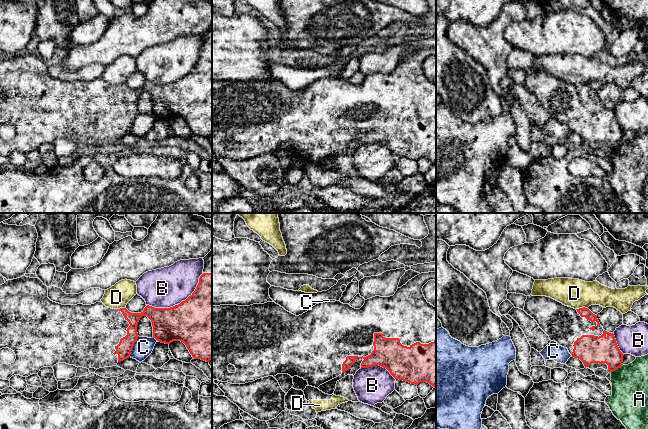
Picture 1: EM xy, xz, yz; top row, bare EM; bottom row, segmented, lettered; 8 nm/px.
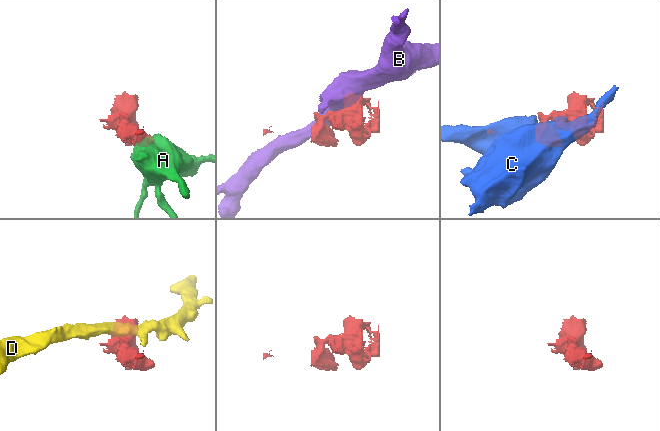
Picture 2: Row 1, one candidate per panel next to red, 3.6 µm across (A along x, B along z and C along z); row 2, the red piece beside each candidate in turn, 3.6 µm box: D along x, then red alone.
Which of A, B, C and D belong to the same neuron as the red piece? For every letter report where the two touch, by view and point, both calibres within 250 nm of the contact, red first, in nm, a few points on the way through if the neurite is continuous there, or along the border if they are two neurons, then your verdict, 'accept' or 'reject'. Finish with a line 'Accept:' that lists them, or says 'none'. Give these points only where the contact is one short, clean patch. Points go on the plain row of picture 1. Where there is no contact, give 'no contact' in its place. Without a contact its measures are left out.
A: meets red in yz at (616, 145); 220 nm thick on the red side, 300 nm on the other; border along yz (622, 140), (611, 148); reject
B: meets red in xy at (180, 79); 480 nm thick on the red side, 320 nm on the other; reject
C: meets red in xy at (132, 122); 120 nm thick on the red side, 160 nm on the other; border along xy (138, 112), (129, 132); reject
D: meets red in yz at (581, 84); 80 nm thick on the red side, 240 nm on the other; reject
Accept: none

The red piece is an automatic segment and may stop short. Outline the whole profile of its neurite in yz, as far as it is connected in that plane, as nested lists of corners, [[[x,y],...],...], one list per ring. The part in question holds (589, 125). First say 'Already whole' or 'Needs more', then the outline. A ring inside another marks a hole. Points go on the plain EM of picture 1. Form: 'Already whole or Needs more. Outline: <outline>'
Needs more. Outline: [[[530,71],[525,77],[524,87],[537,98],[551,117],[567,124],[572,133],[580,135],[585,143],[613,148],[623,141],[624,130],[620,127],[614,110],[605,107],[597,91],[588,84],[574,85],[550,73]]]

